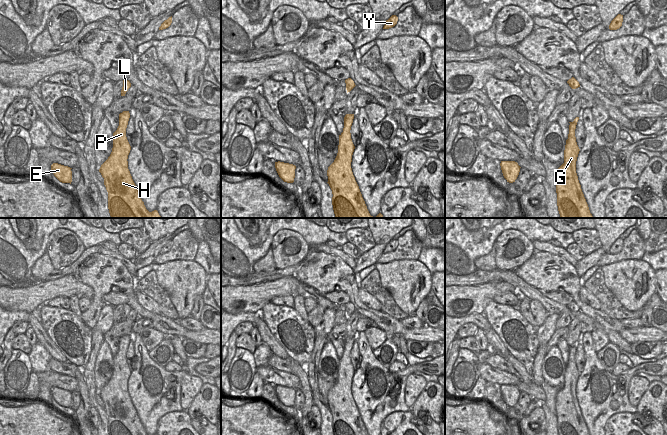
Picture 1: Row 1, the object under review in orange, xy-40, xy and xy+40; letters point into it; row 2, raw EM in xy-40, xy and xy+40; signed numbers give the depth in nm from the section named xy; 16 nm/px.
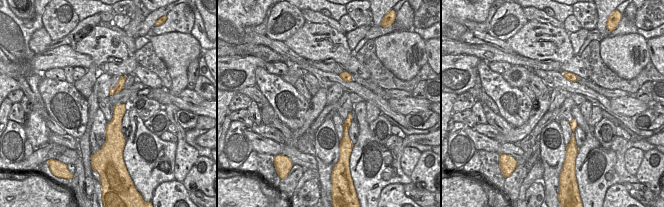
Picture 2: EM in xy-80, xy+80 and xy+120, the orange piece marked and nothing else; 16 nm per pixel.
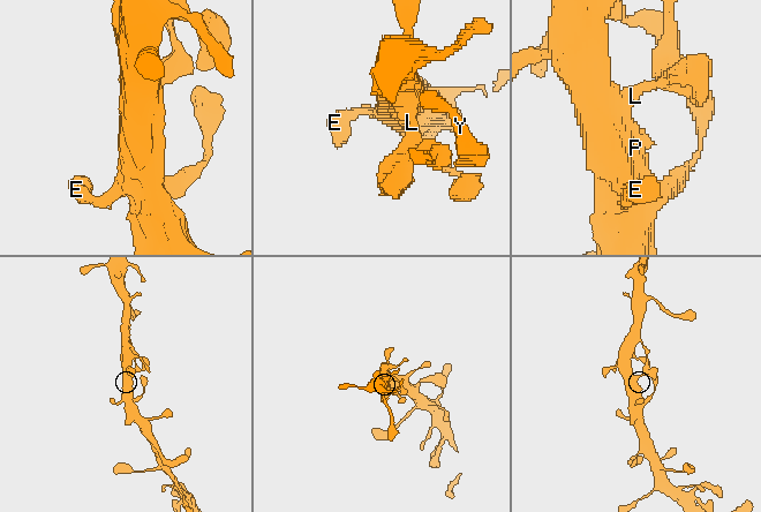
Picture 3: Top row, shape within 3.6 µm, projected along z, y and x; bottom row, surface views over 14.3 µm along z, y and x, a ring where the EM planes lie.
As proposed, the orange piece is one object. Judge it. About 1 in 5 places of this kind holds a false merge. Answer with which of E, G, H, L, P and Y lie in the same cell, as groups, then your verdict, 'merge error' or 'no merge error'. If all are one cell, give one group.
E G H L P Y | no merge error

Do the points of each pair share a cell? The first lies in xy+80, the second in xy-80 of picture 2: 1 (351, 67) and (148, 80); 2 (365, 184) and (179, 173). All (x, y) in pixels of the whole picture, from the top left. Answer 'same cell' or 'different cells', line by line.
1: same cell
2: different cells

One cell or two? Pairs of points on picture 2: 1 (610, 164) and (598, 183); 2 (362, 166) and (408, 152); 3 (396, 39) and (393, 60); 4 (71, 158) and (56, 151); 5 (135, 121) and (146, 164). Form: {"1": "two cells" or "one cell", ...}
{"1": "one cell", "2": "two cells", "3": "one cell", "4": "one cell", "5": "one cell"}

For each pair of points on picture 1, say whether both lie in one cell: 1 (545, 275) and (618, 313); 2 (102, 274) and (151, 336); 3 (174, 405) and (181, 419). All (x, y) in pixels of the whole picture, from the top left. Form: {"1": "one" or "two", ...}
{"1": "two", "2": "two", "3": "two"}

